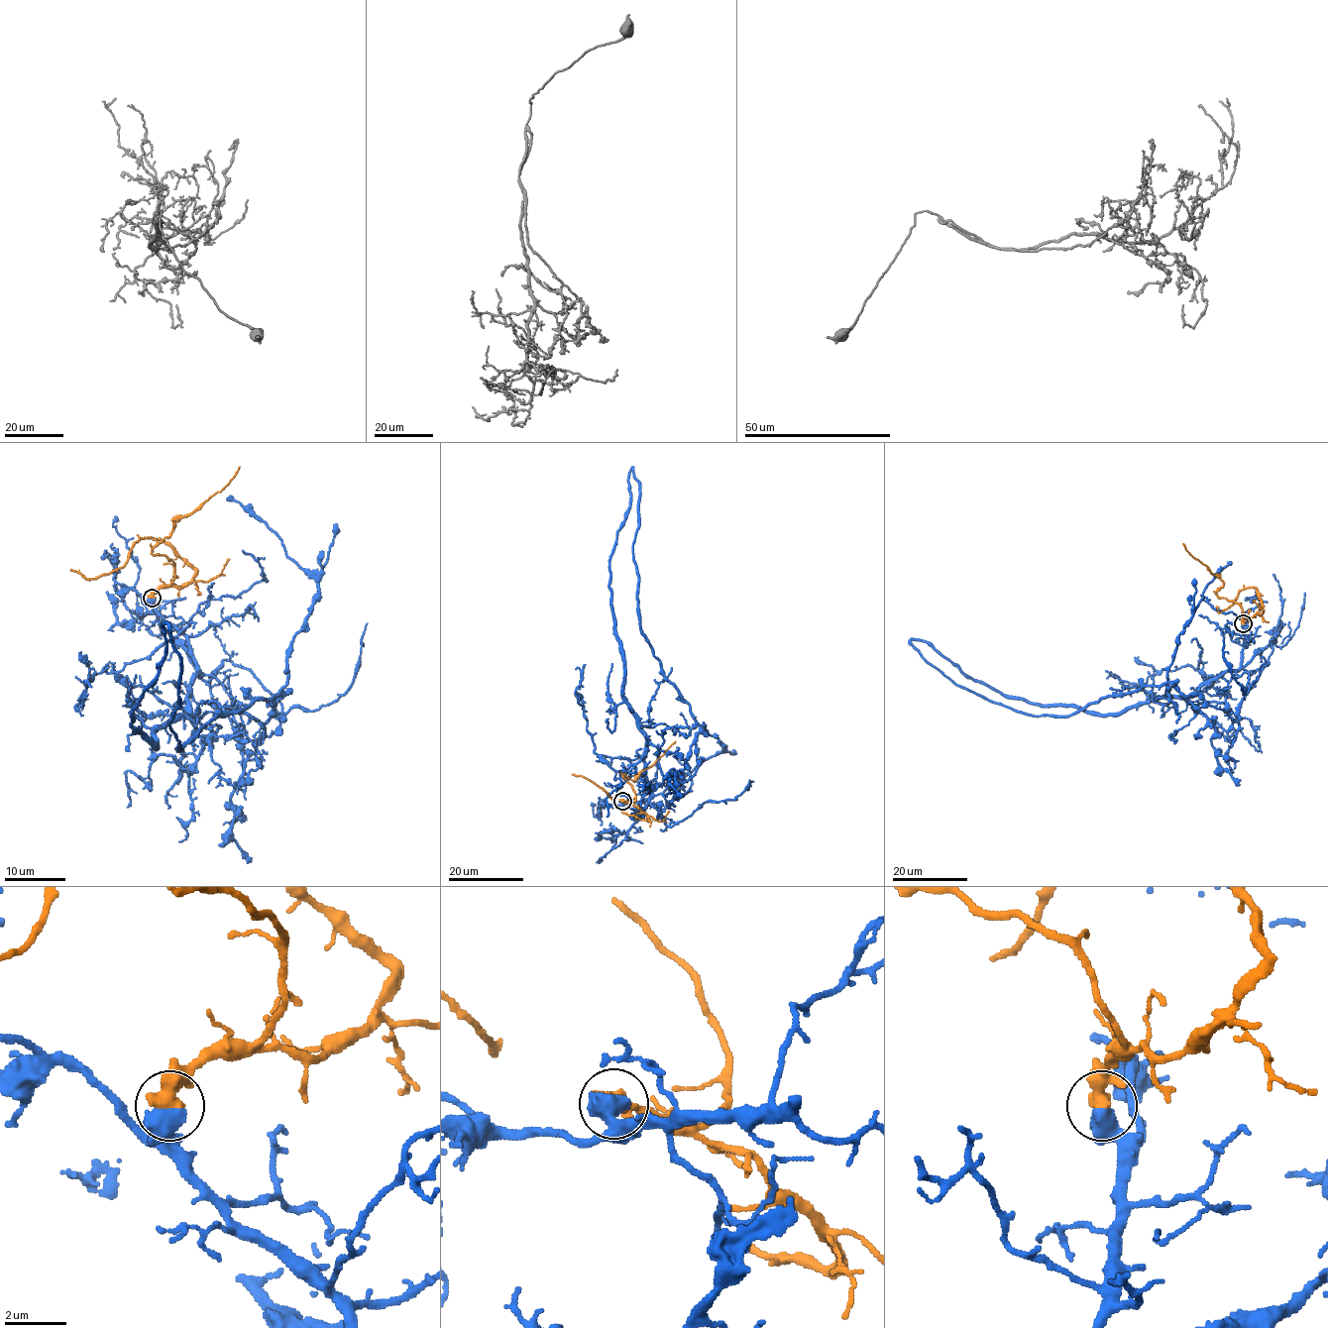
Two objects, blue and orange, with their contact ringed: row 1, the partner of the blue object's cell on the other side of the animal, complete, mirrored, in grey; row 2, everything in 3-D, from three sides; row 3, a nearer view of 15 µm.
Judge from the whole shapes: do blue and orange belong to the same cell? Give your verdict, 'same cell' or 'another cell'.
same cell

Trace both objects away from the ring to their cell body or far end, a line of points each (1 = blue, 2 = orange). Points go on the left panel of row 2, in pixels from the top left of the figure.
1: (152, 599), (197, 672), (155, 745), (132, 718), (166, 622), (177, 748), (286, 683), (317, 582), (227, 498)
2: (152, 597), (161, 588), (183, 588), (196, 571), (161, 540), (140, 538), (123, 566), (95, 579), (70, 569)

